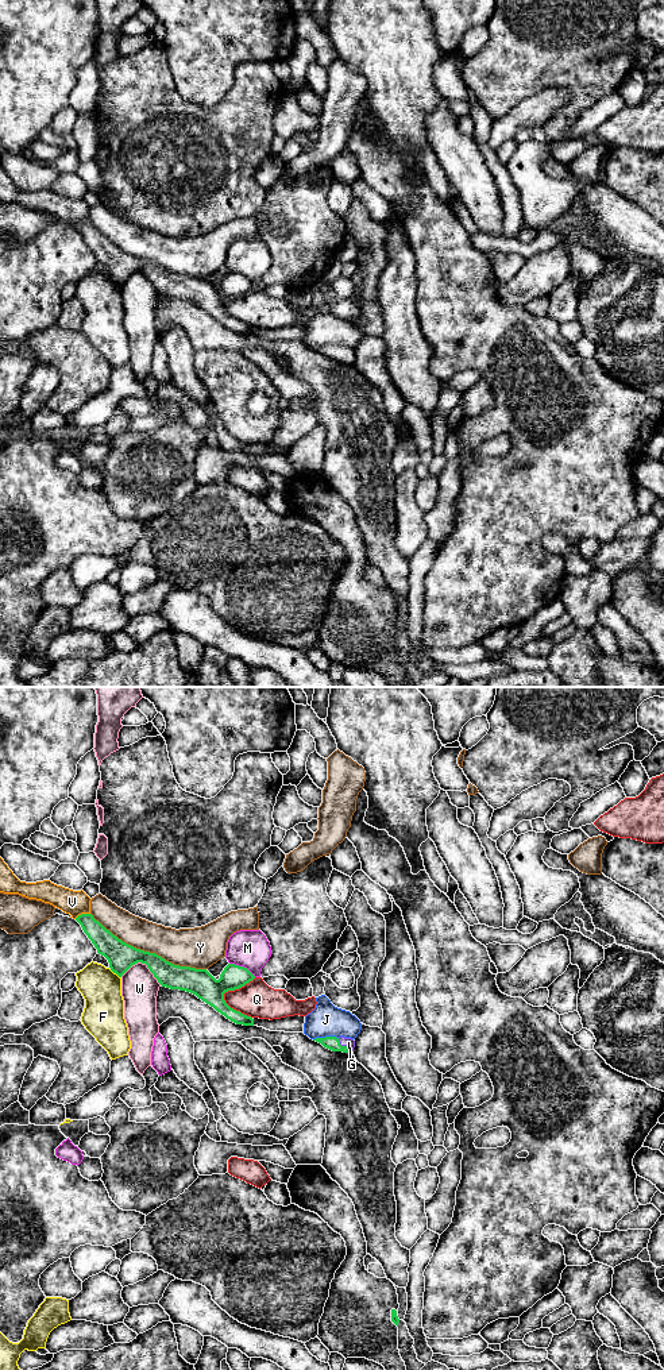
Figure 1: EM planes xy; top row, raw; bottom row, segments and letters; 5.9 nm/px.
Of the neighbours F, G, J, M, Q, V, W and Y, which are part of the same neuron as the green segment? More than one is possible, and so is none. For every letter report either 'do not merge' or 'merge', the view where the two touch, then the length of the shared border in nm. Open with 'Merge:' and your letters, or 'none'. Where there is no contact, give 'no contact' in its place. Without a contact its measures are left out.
Merge: G
F: do not merge; meets green in xy; contact 90 nm long
G: merge; meets green in xy; contact 120 nm long
J: do not merge; meets green in xy; contact 150 nm long
M: do not merge; meets green in xy; contact 180 nm long
Q: do not merge; meets green in xy; contact 240 nm long
V: do not merge; meets green in xy; contact 100 nm long
W: do not merge; meets green in xy; contact 260 nm long
Y: do not merge; meets green in xy; contact 750 nm long

